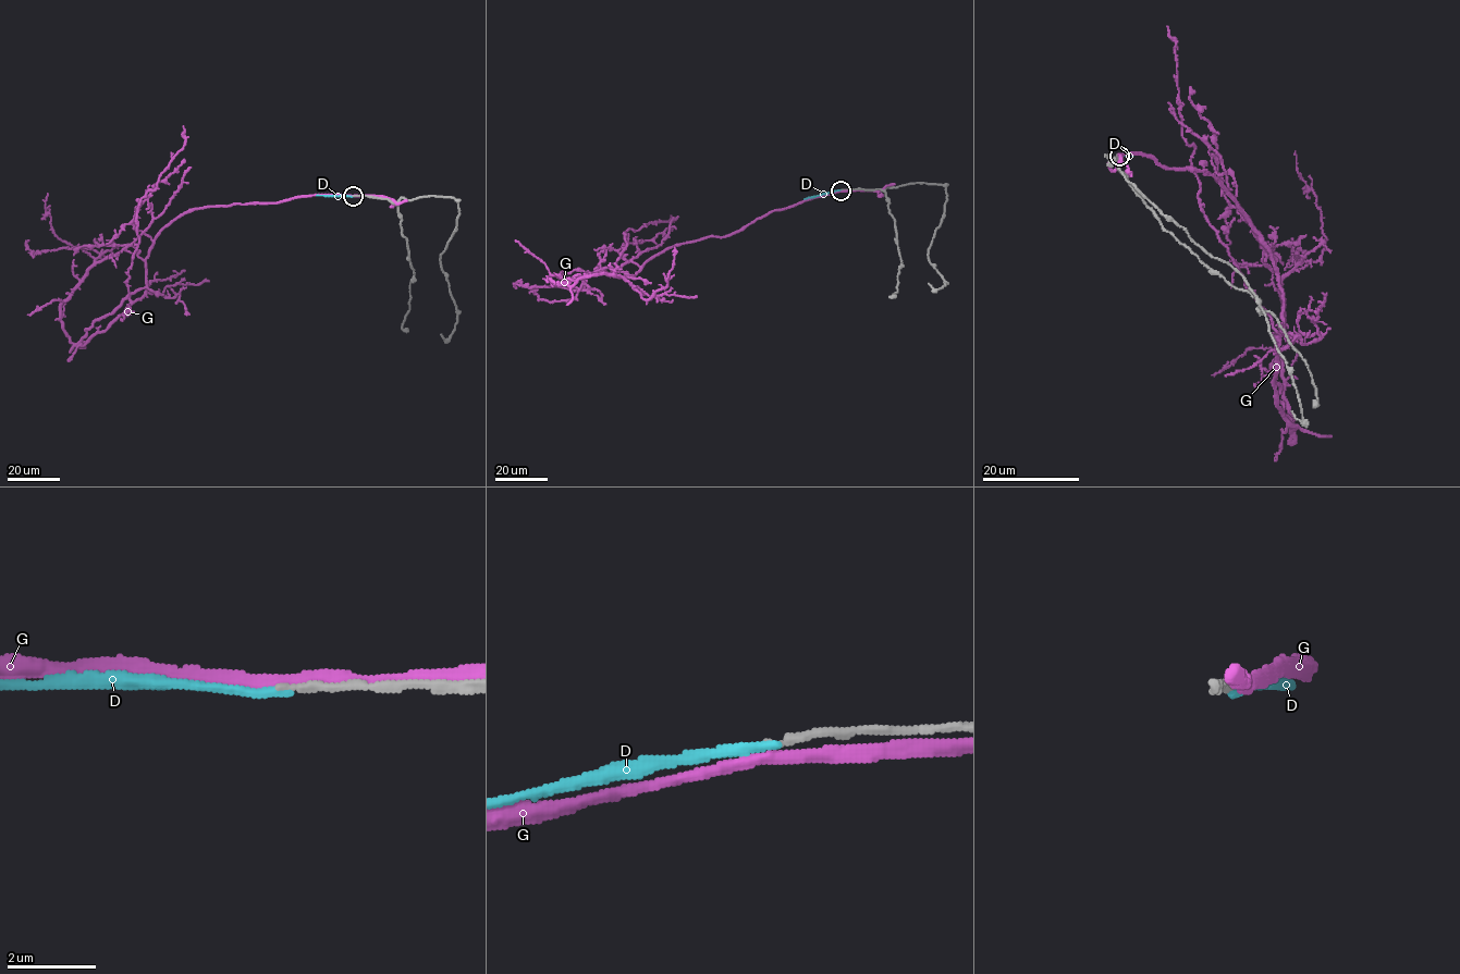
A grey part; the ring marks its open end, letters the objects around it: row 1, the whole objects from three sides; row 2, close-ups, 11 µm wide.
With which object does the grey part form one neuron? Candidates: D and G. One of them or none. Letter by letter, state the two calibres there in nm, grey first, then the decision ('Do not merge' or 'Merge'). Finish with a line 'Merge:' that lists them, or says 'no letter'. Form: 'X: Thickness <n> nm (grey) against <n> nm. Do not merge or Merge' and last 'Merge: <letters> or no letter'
D: Thickness 180 nm (grey) against 200 nm. Do not merge
G: Thickness 190 nm (grey) against 320 nm. Do not merge
Merge: no letter

